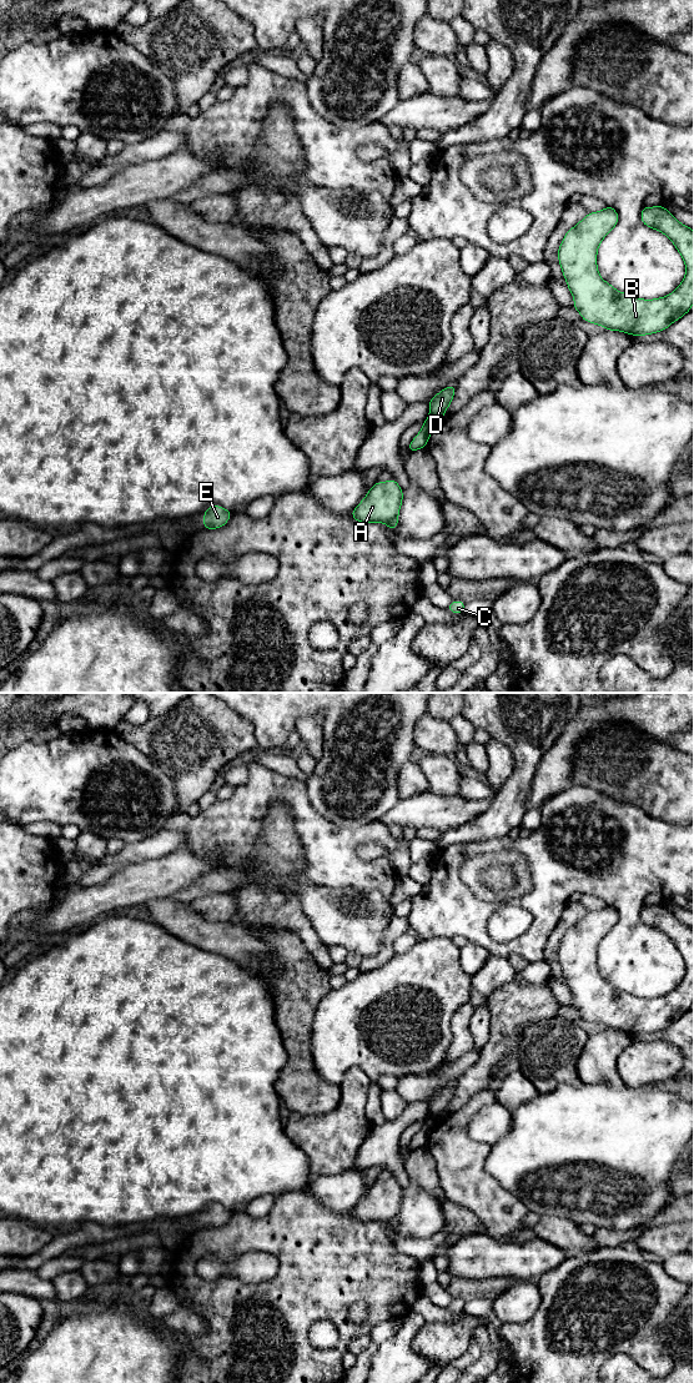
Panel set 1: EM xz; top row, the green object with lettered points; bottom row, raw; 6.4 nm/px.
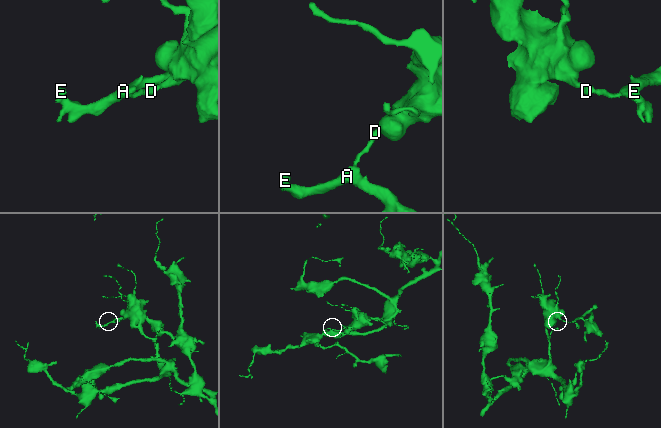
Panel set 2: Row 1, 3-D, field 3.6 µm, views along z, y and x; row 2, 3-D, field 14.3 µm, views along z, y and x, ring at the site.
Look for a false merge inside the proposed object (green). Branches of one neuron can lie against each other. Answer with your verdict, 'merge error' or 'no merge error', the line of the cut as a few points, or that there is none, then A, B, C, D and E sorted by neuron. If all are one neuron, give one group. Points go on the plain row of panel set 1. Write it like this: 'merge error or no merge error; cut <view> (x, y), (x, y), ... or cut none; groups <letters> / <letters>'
merge error; cut xz (430, 1115), (439, 1119); groups A C E / B D

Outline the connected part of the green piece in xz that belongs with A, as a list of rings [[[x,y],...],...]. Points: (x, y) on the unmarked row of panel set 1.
[[[396,1178],[373,1183],[361,1202],[351,1211],[361,1222],[384,1222],[389,1228],[398,1226],[398,1213],[403,1200],[403,1190]]]

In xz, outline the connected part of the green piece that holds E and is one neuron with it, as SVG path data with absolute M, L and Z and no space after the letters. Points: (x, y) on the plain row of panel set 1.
M210 1205L203 1212L203 1228L222 1227L231 1214L232 1211L221 1205Z

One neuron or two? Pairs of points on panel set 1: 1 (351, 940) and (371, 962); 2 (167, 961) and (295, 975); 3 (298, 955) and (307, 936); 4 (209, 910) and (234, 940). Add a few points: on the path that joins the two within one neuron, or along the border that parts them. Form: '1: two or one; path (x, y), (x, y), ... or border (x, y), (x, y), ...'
1: two; border (383, 933), (381, 948), (375, 954), (363, 957)
2: two; border (245, 969), (256, 975), (270, 989)
3: two; border (277, 930), (293, 933), (321, 967)
4: two; border (191, 908), (206, 919), (229, 921)

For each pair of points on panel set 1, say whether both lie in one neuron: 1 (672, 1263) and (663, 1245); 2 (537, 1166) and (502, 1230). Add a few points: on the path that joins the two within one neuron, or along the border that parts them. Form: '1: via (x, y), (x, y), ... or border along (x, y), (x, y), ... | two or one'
1: border along (680, 1252), (663, 1260) | two
2: border along (496, 1180), (529, 1211) | two

